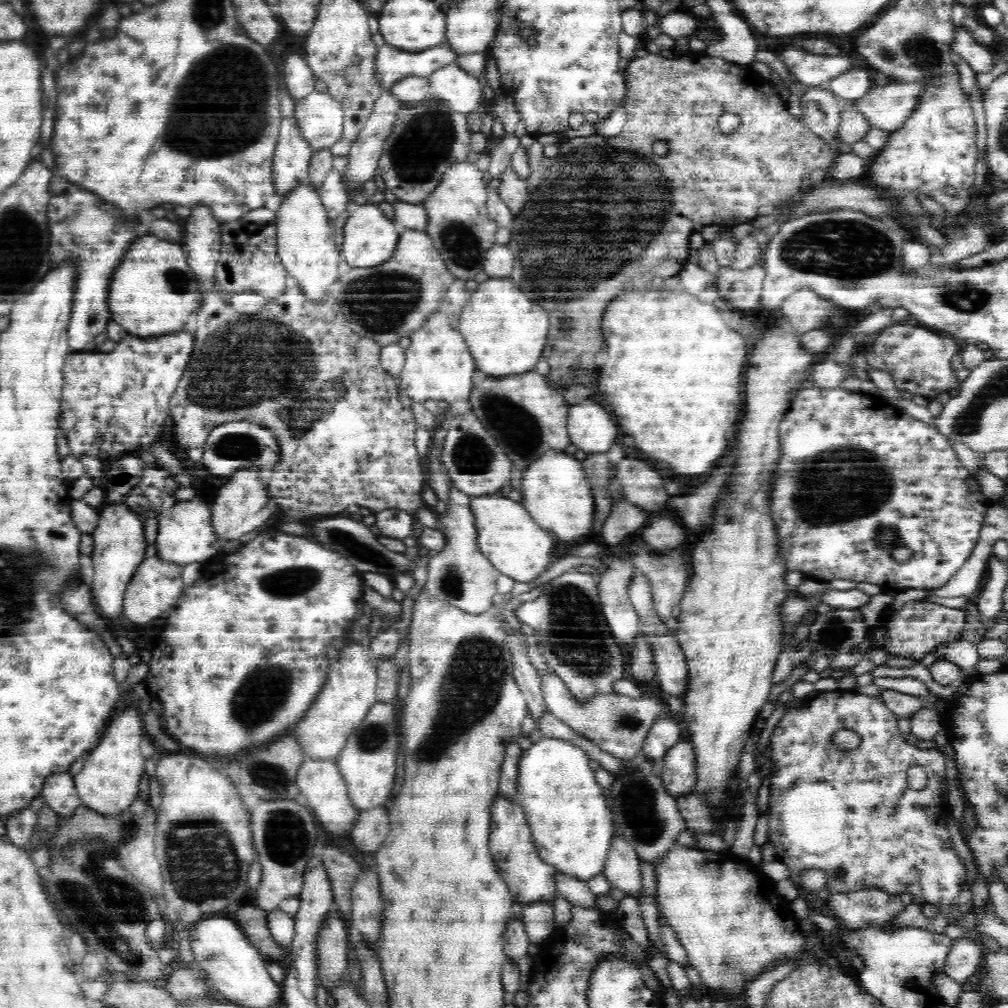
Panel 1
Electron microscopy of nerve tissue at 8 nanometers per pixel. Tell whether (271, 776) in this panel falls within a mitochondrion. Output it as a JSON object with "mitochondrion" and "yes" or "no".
{"mitochondrion":"yes"}

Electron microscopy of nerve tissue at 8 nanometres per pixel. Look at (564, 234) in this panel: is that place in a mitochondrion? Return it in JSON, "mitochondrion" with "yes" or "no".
{"mitochondrion":"yes"}

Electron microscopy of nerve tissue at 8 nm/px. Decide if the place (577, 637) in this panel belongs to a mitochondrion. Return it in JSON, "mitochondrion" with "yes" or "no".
{"mitochondrion":"yes"}

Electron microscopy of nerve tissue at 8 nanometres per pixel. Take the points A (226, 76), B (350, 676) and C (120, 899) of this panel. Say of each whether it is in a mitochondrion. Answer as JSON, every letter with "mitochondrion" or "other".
{"A":"mitochondrion","B":"other","C":"mitochondrion"}

